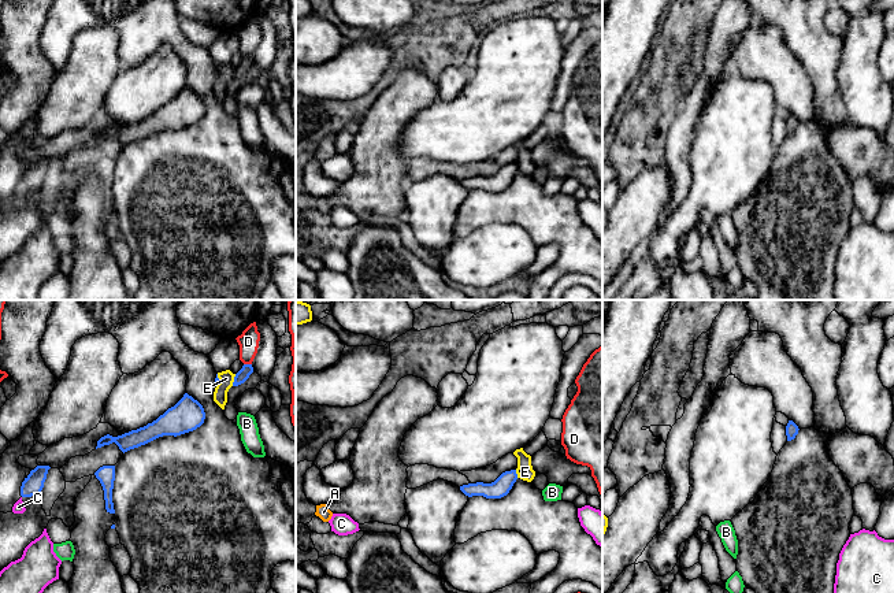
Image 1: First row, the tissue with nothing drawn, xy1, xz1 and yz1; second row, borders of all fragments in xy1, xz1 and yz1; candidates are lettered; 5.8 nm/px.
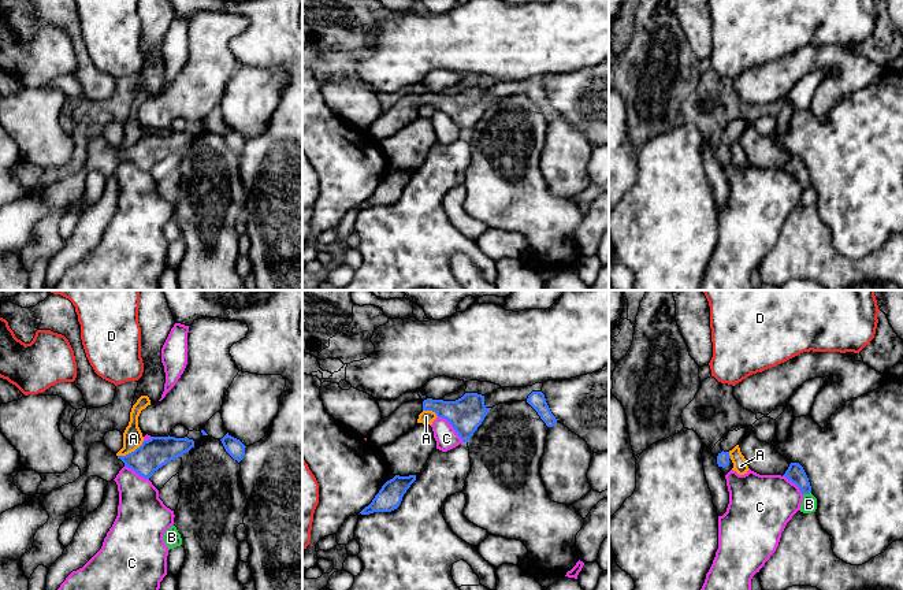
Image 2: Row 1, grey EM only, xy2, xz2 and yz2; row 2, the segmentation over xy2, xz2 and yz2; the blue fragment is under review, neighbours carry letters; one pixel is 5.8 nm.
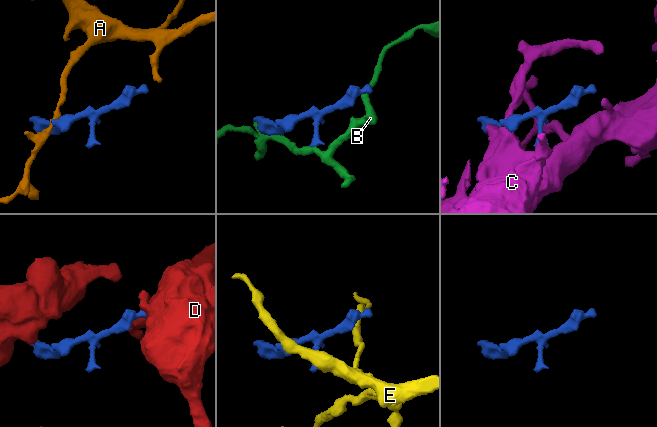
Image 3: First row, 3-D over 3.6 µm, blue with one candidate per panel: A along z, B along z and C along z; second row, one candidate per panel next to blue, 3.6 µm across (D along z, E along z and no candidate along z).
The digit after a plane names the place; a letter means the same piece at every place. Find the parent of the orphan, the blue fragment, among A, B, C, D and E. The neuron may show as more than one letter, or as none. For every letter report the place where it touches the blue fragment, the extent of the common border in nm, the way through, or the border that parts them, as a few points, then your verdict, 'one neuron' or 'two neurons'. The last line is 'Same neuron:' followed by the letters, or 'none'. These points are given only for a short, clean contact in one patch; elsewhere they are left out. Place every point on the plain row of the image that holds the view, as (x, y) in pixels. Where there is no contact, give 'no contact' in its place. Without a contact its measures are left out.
A: xy2 (132, 145) | 180 nm | along xy2 (144, 134), (133, 144), (118, 149) | two neurons
B: yz2 (806, 186) | 50 nm | two neurons
C: xz2 (452, 119) | 220 nm | two neurons
D: xy1 (248, 58) | 50 nm | along xy1 (244, 56), (251, 58) | two neurons
E: xy1 (234, 73) | 80 nm | along xy1 (236, 67), (232, 78) | two neurons
Same neuron: none

